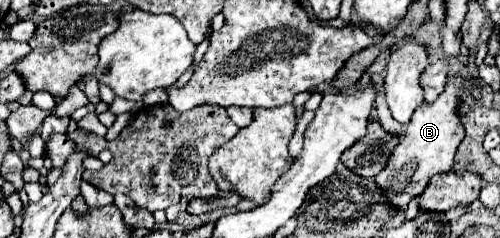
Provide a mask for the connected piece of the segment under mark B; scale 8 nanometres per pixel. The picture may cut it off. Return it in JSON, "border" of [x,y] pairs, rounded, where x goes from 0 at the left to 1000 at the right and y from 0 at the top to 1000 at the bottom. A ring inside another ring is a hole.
{"border":[[[898,324],[890,382],[878,399],[870,433],[846,433],[834,450],[826,475],[814,559],[798,584],[798,609],[786,626],[778,651],[774,693],[766,702],[762,727],[754,727],[746,752],[762,803],[770,803],[770,836],[786,853],[786,870],[806,878],[818,861],[818,845],[834,819],[842,819],[862,761],[866,735],[878,727],[898,727],[906,702],[906,660],[910,634],[930,576],[930,542],[922,517],[922,492],[914,475],[918,433],[922,433],[922,374],[926,374],[930,332],[926,324]]]}

